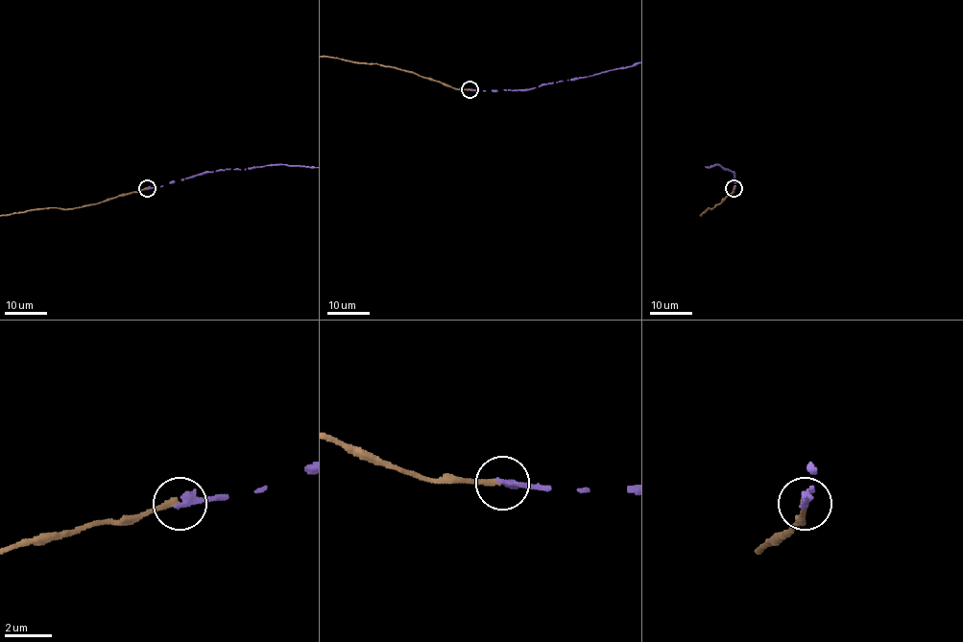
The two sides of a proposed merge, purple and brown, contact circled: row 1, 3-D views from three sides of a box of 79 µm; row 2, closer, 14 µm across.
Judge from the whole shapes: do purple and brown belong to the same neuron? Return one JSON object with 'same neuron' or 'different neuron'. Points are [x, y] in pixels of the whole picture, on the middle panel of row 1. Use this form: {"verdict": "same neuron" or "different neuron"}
{"verdict": "different neuron"}

